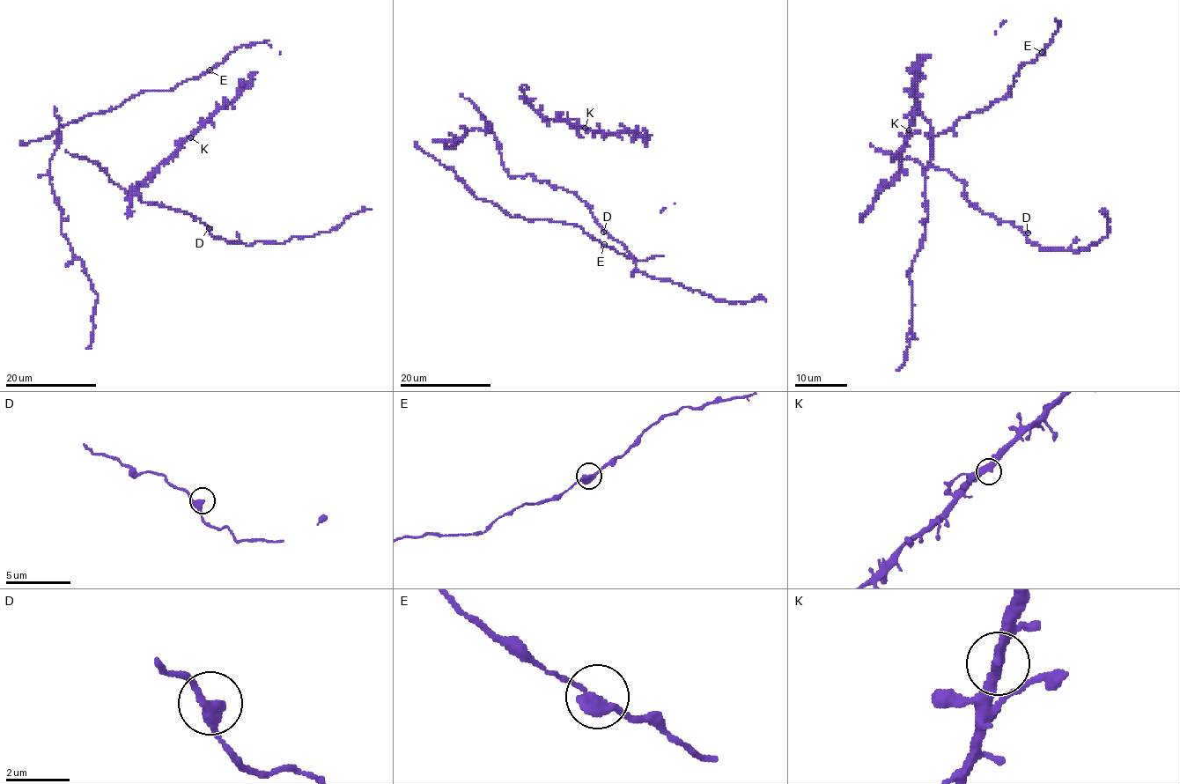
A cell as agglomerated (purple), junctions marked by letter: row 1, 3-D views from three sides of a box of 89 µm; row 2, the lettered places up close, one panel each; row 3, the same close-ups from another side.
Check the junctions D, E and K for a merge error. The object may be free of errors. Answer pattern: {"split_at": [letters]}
{"split_at": []}

